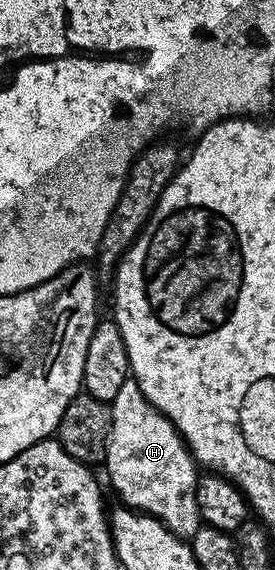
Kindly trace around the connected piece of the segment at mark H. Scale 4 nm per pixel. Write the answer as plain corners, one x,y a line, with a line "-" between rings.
129,379
117,391
117,399
111,406
111,430
107,444
105,470
115,493
128,509
148,513
156,517
169,531
189,539
201,528
197,511
197,462
187,450
187,444
164,413
157,411
141,391
141,387

